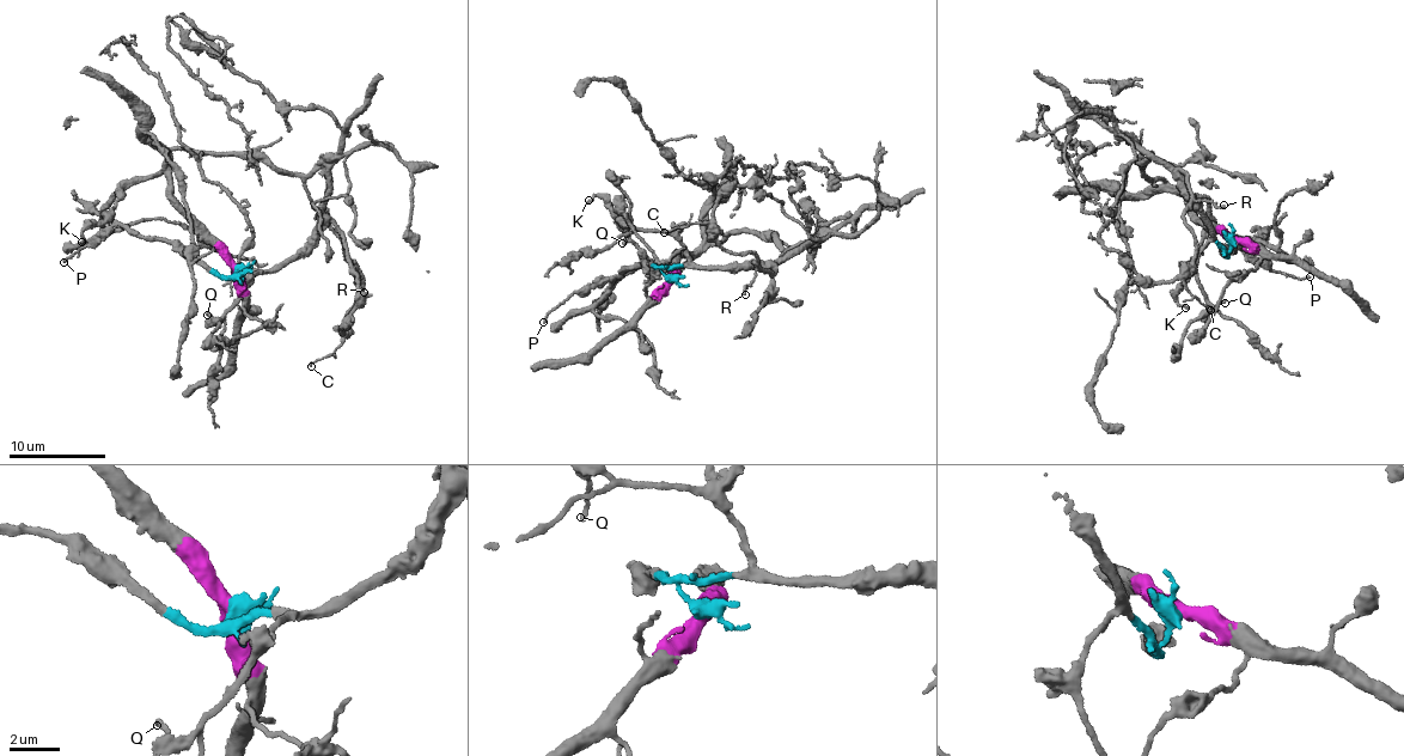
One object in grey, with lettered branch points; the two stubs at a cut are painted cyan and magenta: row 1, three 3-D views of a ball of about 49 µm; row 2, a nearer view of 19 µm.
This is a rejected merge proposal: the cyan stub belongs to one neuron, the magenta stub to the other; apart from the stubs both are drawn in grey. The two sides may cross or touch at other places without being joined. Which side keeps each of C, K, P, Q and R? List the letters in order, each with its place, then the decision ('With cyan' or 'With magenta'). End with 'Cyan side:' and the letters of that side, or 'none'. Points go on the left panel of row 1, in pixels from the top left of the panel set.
C: Place: (311, 366). With cyan
K: Place: (81, 242). With magenta
P: Place: (63, 262). With cyan
Q: Place: (207, 315). With cyan
R: Place: (364, 292). With cyan
Cyan side: C, P, Q, R

